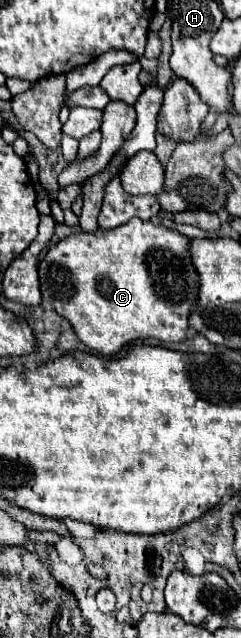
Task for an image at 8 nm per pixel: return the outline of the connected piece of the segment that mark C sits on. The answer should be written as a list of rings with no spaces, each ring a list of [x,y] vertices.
[[[131,218],[131,222],[113,230],[69,236],[51,246],[47,256],[39,262],[43,300],[51,302],[53,308],[73,324],[73,330],[85,346],[105,356],[117,354],[133,340],[155,338],[163,342],[183,342],[187,338],[189,316],[195,310],[195,298],[199,298],[199,276],[195,276],[189,242],[191,238],[141,218]]]

